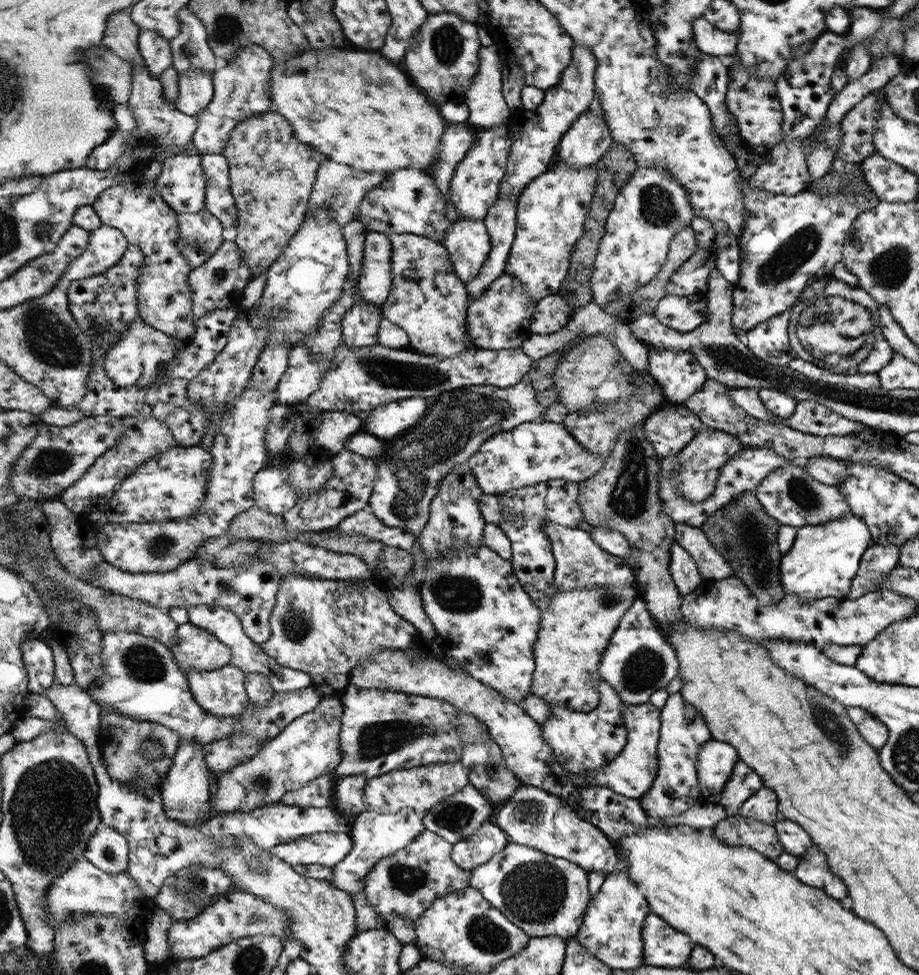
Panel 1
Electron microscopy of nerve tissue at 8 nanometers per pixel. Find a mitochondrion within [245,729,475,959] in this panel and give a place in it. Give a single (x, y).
(407, 878)

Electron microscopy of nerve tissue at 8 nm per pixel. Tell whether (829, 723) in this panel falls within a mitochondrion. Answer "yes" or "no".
yes

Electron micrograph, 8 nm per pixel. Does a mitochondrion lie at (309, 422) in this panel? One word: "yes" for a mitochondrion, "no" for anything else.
yes

